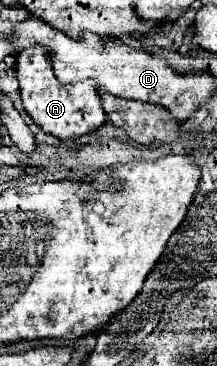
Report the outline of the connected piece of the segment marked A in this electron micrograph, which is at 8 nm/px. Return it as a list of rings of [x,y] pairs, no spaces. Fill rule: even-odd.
[[[30,47],[24,49],[16,57],[16,77],[20,83],[20,95],[24,111],[38,123],[46,133],[52,133],[60,137],[62,141],[76,139],[88,131],[94,131],[106,121],[100,95],[98,95],[98,83],[96,81],[80,81],[74,85],[64,85],[54,77],[54,69],[50,69],[50,53],[46,49]]]

